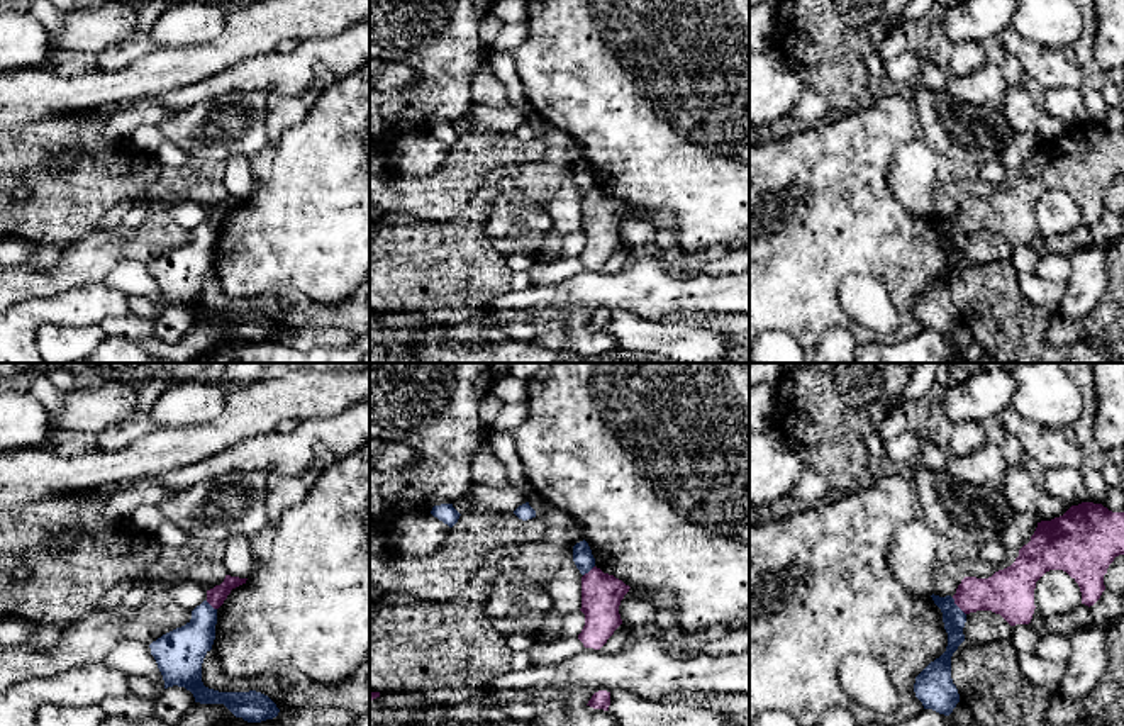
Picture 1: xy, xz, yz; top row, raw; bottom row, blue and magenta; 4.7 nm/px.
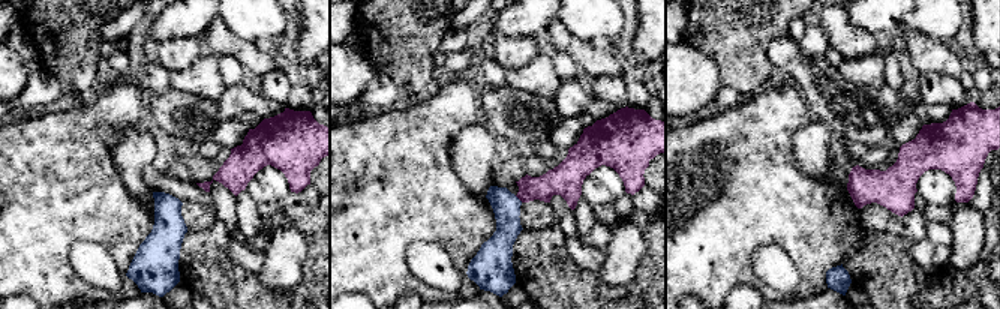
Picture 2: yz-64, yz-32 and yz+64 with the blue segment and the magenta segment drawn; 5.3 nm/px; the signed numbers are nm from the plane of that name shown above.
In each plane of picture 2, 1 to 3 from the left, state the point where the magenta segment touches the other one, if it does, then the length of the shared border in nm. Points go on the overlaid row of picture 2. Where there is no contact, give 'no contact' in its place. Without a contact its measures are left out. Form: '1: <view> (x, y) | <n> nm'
1: no contact
2: yz-32 (517, 198) | 60 nm
3: no contact

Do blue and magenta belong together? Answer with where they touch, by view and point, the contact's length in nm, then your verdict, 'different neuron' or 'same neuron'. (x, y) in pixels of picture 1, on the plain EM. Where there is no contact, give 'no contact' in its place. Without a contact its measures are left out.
yz (957, 226) | 110 nm | different neuron

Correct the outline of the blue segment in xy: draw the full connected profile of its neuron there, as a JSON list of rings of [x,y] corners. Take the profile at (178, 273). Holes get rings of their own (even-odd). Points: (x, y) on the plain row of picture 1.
[[[207,221],[192,231],[192,239],[149,265],[164,309],[178,305],[190,310],[195,322],[224,324],[236,338],[248,343],[261,343],[278,336],[280,329],[264,314],[219,312],[202,302],[202,283],[215,260],[217,229]]]

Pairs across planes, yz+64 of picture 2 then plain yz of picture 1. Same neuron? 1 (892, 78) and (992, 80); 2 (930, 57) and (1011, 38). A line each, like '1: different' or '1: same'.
1: different
2: same

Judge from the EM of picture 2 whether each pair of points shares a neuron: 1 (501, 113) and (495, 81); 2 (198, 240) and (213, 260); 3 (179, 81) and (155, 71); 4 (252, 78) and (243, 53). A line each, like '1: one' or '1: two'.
1: two
2: one
3: two
4: two

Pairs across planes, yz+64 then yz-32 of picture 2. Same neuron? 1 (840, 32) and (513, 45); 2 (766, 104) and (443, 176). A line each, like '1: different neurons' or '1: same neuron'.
1: same neuron
2: same neuron

